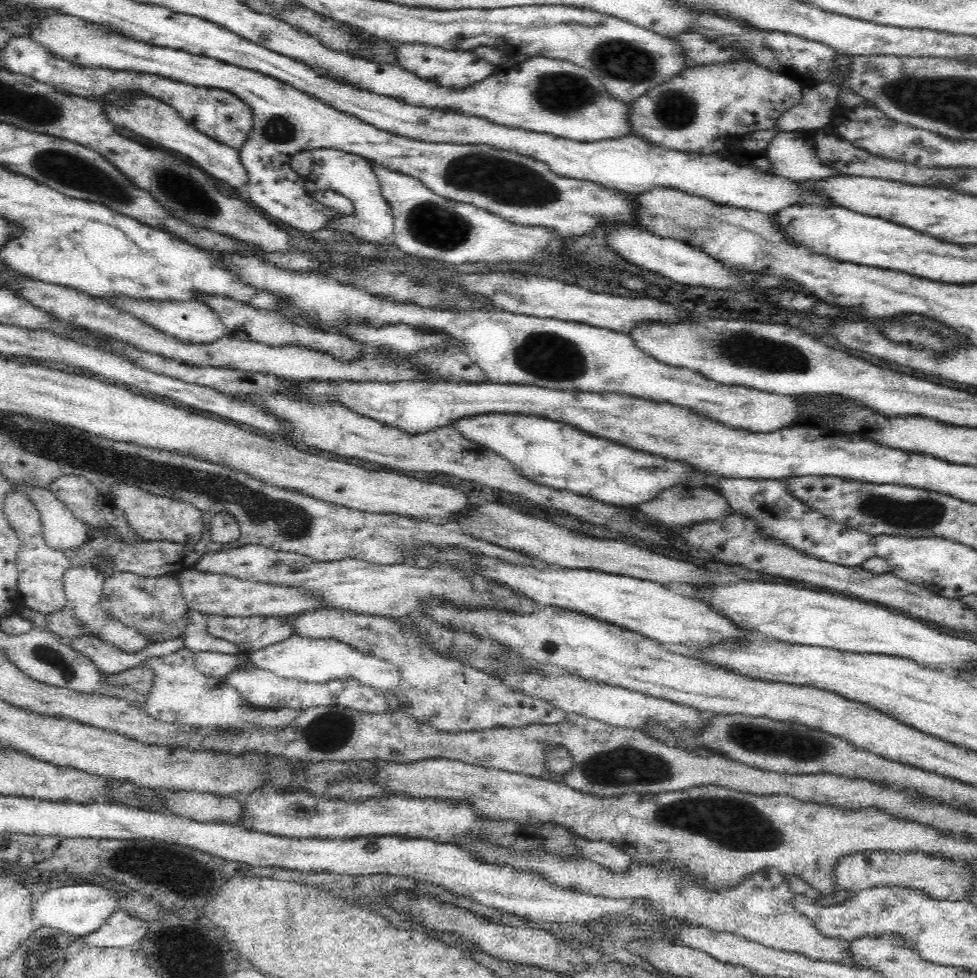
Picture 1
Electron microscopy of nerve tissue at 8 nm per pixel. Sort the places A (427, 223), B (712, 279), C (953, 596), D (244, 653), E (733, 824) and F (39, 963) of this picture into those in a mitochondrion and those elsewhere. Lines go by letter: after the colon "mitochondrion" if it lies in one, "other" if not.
A: mitochondrion
B: other
C: other
D: other
E: mitochondrion
F: mitochondrion

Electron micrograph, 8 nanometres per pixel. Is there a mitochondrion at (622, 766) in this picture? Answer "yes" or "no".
yes

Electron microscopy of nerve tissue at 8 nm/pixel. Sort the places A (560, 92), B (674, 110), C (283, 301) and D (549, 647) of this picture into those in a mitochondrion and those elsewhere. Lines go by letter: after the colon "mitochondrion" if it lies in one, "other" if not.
A: mitochondrion
B: mitochondrion
C: other
D: other

